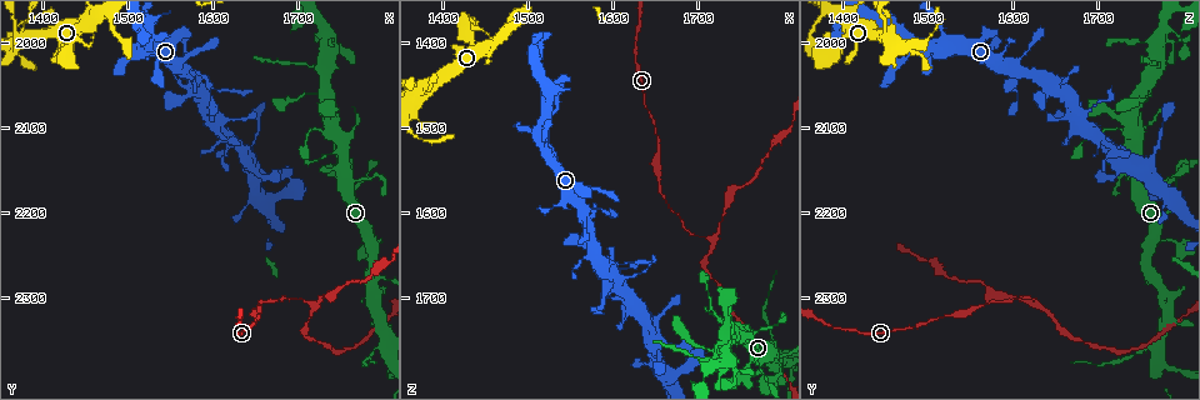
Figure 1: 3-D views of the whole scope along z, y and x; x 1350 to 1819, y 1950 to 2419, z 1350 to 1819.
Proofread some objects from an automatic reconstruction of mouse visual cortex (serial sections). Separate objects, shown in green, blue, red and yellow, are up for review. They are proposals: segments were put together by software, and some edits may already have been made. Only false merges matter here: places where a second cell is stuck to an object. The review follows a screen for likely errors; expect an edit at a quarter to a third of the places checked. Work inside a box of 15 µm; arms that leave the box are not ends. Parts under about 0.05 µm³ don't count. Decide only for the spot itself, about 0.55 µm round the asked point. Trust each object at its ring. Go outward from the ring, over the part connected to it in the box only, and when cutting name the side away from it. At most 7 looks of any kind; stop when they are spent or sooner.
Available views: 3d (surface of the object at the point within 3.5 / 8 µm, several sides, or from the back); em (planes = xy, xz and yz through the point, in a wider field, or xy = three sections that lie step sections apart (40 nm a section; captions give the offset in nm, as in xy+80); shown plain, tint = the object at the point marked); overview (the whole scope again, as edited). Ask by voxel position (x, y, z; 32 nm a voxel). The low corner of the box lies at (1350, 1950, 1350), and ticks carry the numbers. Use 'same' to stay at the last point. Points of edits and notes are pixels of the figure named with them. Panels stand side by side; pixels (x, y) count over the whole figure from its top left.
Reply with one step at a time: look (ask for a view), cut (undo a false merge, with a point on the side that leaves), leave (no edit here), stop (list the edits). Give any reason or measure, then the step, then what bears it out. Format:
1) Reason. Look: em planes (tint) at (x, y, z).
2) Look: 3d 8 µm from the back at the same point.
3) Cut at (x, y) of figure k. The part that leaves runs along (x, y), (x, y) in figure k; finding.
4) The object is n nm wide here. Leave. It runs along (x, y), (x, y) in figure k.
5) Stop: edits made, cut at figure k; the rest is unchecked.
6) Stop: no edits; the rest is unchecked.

Sudden change in width. Look: 3d 8 µm from the back at (1750, 2155, 1795).

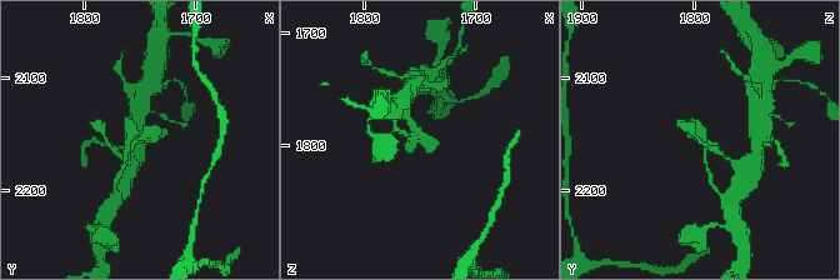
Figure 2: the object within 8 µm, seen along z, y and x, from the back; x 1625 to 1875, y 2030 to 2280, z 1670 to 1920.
Shape alone is not enough. Look: em xy step 2 (tint) at (1750, 2154, 1790).

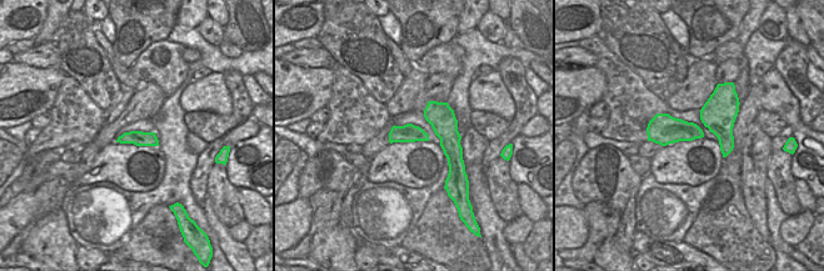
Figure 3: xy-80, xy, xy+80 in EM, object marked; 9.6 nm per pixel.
Leave. It runs along (406, 109), (418, 135), (440, 143) in figure 2; all the same cell.

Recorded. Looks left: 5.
A narrow waist. Look: 3d 3.5 µm at (1575, 2055, 1645).

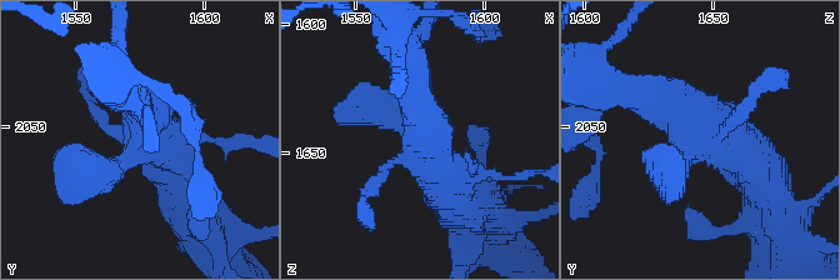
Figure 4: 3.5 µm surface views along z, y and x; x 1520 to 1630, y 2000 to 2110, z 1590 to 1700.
Need the tissue. Look: em xy step 5 (tint) at (1575, 2058, 1645).

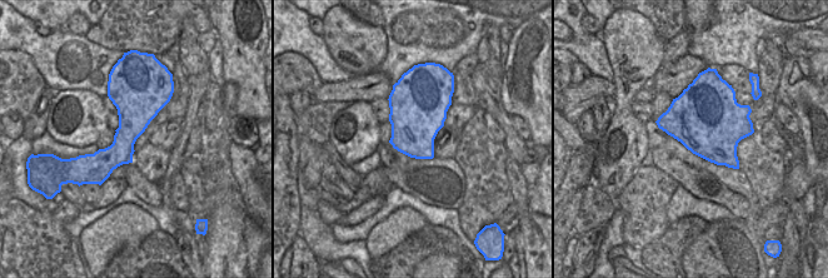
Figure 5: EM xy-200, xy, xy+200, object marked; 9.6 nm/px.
Leave. One cell here.

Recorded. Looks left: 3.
Thin neck. Look: 3d 8 µm at (1565, 2010, 1620).

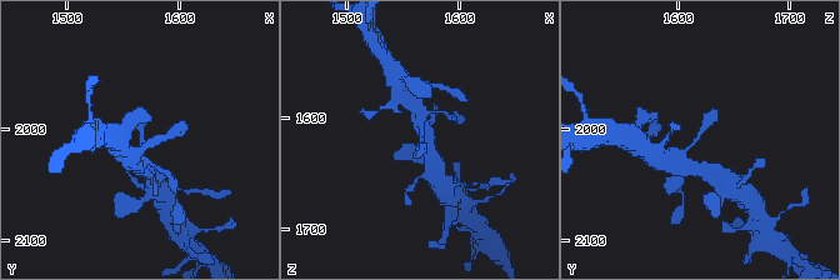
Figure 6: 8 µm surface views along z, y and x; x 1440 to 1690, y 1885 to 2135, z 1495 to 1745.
Shape alone is not enough. Look: em xy step 5 (tint) at (1568, 2008, 1620).

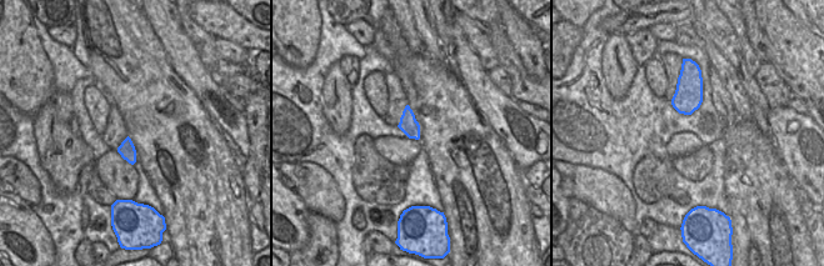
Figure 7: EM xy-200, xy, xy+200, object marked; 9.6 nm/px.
The object is 170 nm wide here. Leave. It runs along (675, 164), (708, 124), (713, 109) in figure 6; all the same cell.

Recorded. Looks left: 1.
Stop: no edits; the rest is unchecked.

